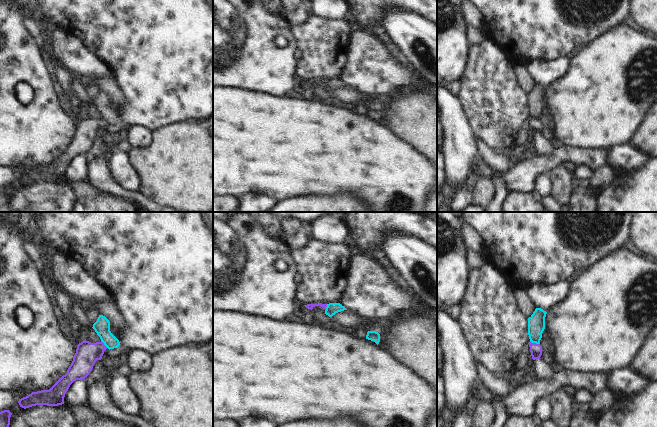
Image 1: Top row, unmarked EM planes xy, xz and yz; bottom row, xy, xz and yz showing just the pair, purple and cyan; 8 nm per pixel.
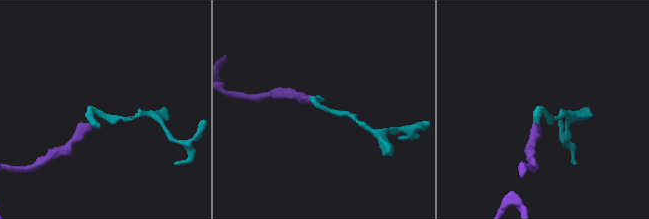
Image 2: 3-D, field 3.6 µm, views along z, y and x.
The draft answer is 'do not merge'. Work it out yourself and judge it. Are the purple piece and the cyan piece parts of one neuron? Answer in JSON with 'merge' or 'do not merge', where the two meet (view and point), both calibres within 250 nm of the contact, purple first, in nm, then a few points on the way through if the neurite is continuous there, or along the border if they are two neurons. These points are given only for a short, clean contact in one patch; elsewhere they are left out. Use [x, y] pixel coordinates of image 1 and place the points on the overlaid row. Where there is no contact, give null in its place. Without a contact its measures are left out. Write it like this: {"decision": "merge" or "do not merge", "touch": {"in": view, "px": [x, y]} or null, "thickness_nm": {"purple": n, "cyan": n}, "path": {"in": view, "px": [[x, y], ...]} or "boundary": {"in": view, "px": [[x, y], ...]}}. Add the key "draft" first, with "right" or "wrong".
{"draft": "right", "decision": "do not merge", "touch": {"in": "yz", "px": [535, 343]}, "thickness_nm": {"purple": 100, "cyan": 140}, "boundary": {"in": "yz", "px": [[530, 341], [539, 344]]}}

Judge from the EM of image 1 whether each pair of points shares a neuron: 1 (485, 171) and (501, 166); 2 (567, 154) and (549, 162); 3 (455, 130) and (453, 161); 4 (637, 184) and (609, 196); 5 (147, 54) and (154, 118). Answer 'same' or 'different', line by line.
1: different
2: same
3: same
4: same
5: same

